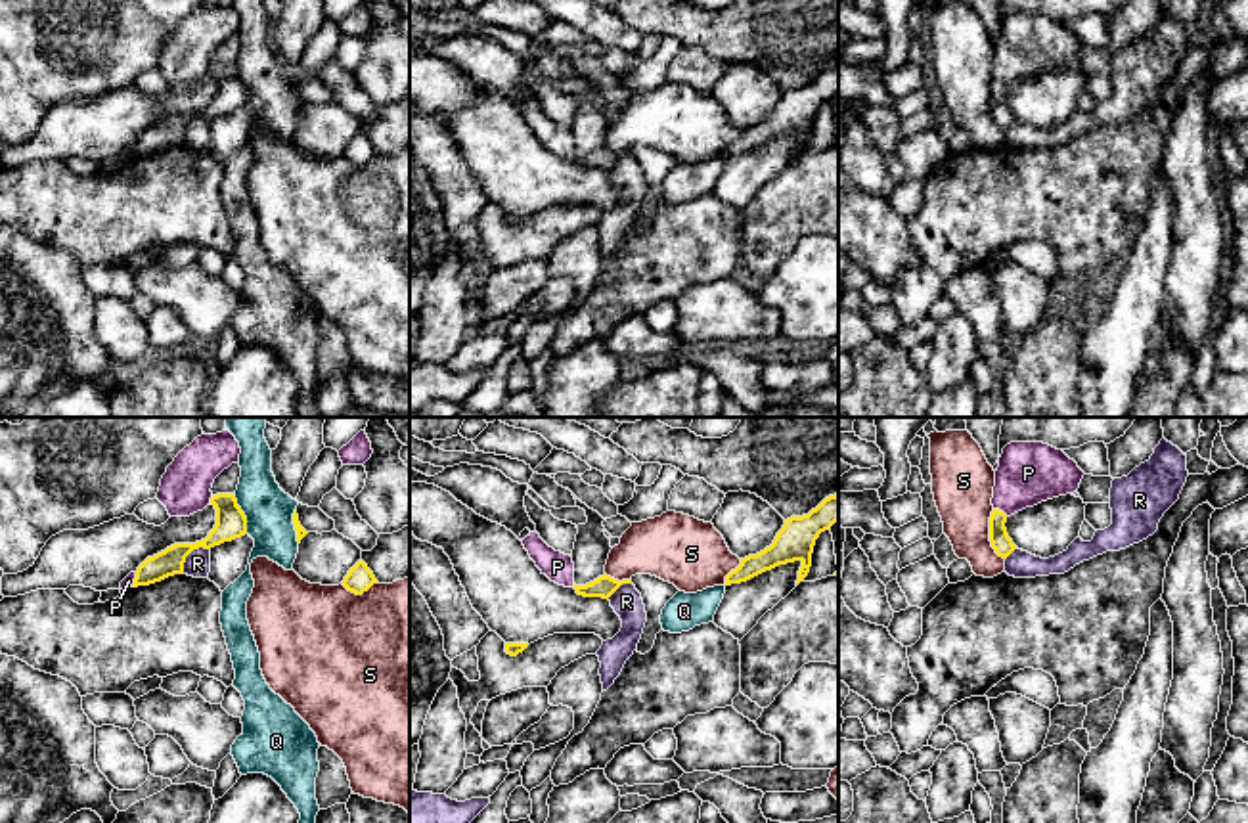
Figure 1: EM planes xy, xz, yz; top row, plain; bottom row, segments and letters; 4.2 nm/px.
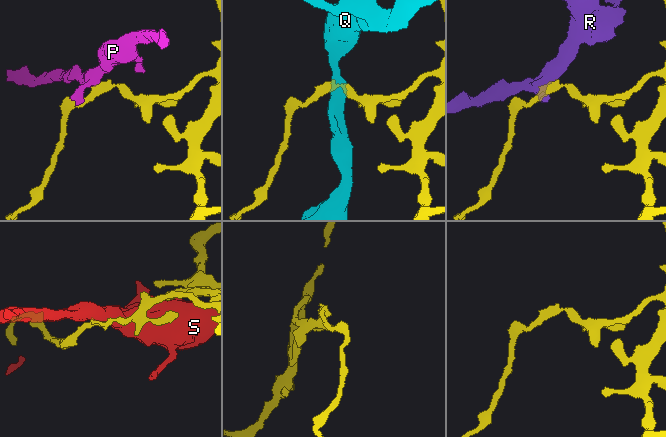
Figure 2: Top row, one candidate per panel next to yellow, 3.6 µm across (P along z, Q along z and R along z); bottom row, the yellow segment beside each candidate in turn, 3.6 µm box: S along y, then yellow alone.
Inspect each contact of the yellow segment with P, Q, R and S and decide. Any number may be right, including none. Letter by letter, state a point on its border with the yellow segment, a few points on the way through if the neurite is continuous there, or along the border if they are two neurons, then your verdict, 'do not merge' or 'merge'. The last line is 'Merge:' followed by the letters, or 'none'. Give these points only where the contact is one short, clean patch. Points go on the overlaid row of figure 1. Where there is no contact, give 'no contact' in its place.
P: yz (1002, 511) | do not merge
Q: xy (244, 513) | along xy (232, 494), (245, 517), (245, 533) | do not merge
R: xy (190, 552) | along xy (209, 548), (196, 548), (186, 557), (182, 573) | do not merge
S: yz (990, 534) | do not merge
Merge: none

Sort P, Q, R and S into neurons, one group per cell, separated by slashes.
P / Q / R / S

